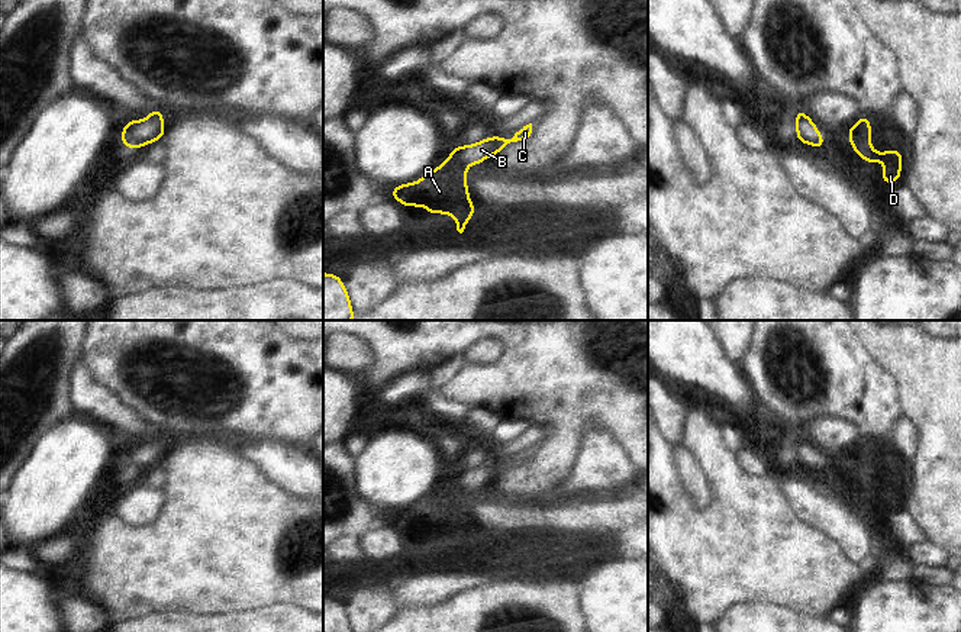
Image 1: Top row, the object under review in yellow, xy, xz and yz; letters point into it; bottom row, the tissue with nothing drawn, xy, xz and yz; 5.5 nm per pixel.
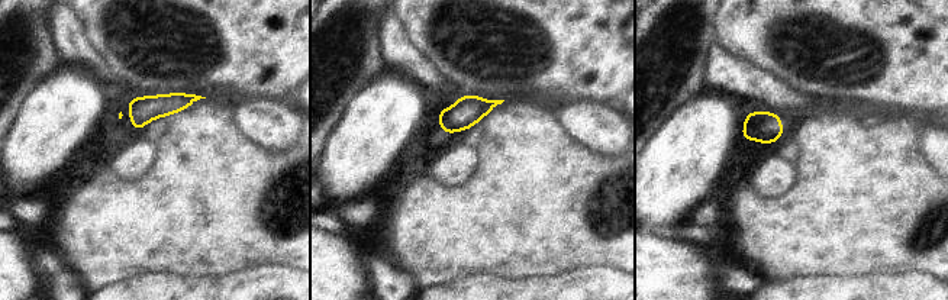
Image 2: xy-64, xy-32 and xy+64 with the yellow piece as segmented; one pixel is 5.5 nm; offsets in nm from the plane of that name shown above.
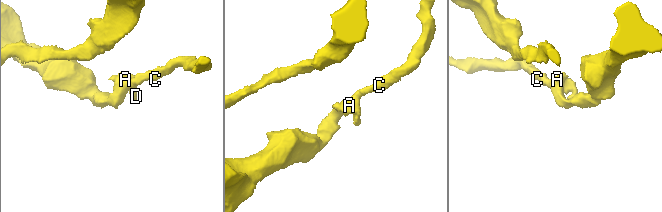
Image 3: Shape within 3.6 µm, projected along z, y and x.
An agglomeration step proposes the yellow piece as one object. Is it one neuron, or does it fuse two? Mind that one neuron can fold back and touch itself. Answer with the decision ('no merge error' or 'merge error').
no merge error

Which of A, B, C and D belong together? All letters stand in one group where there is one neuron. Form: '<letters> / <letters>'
A B C D

